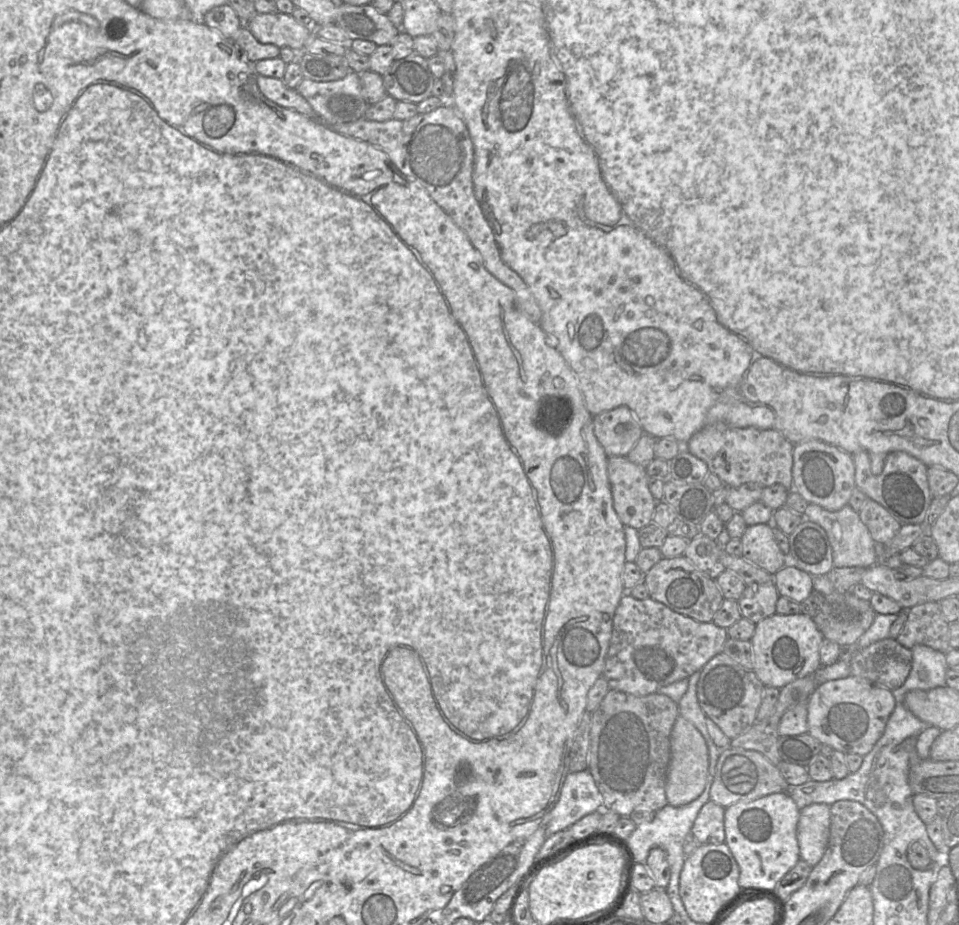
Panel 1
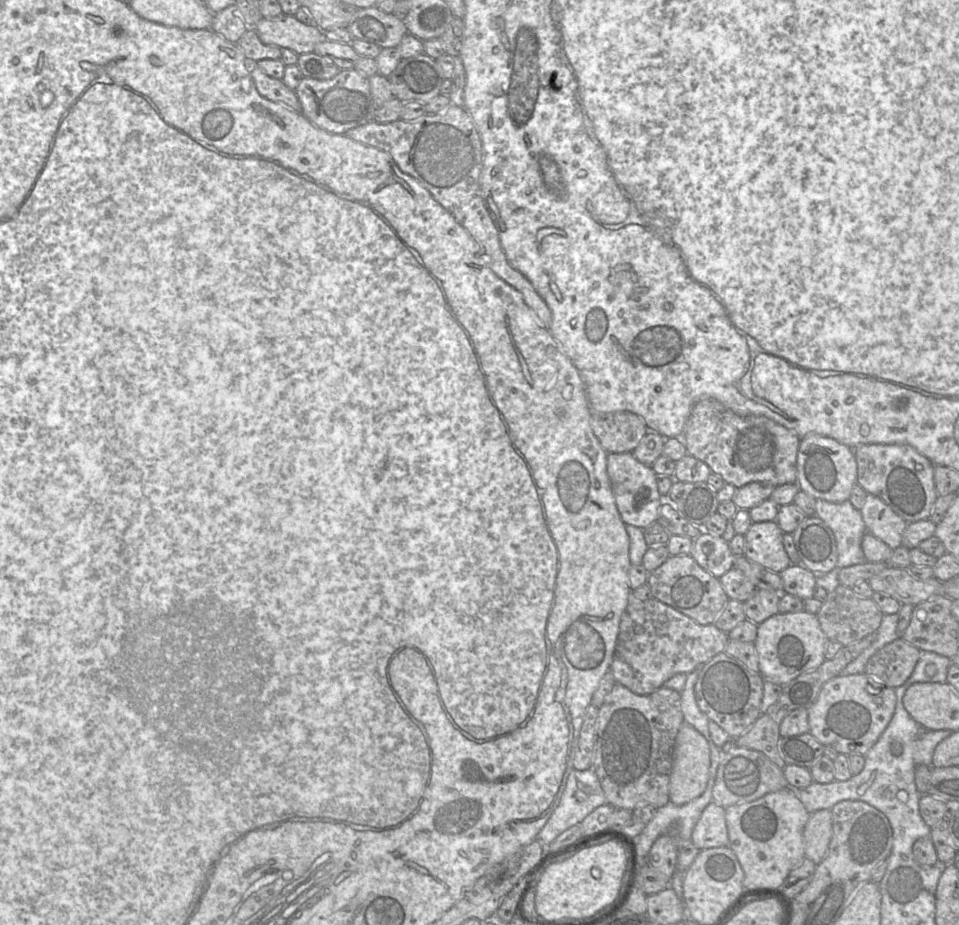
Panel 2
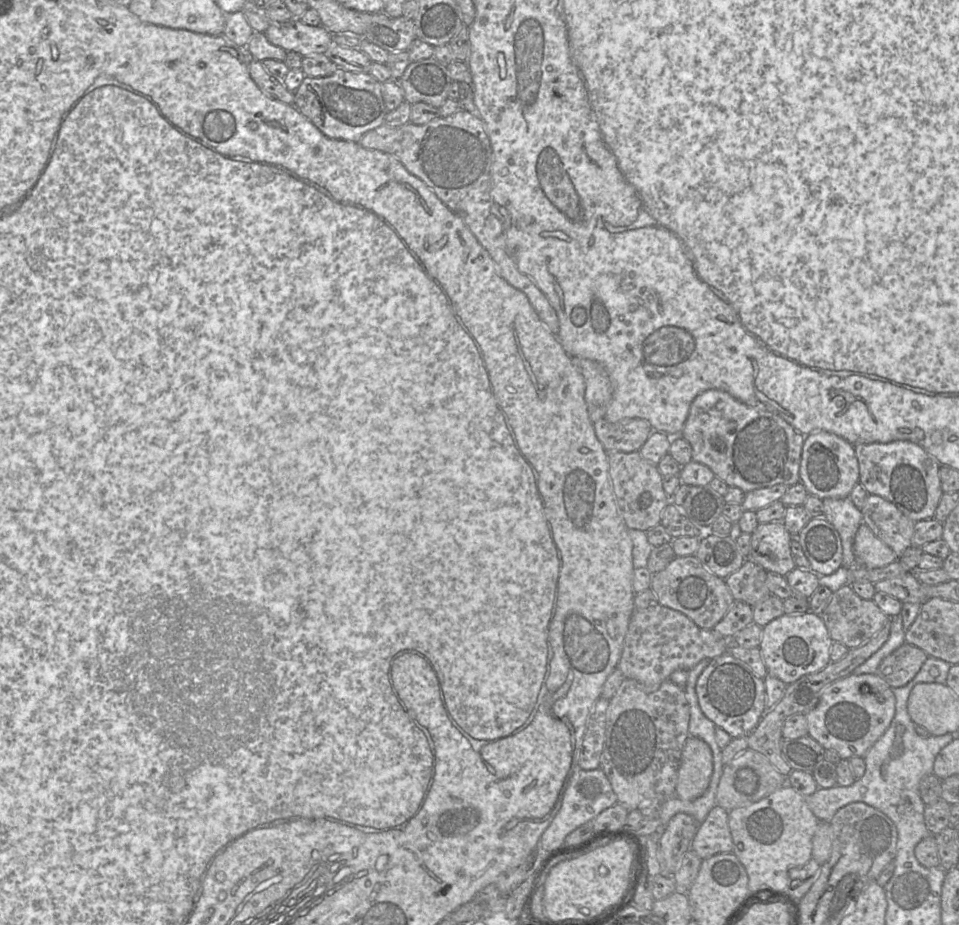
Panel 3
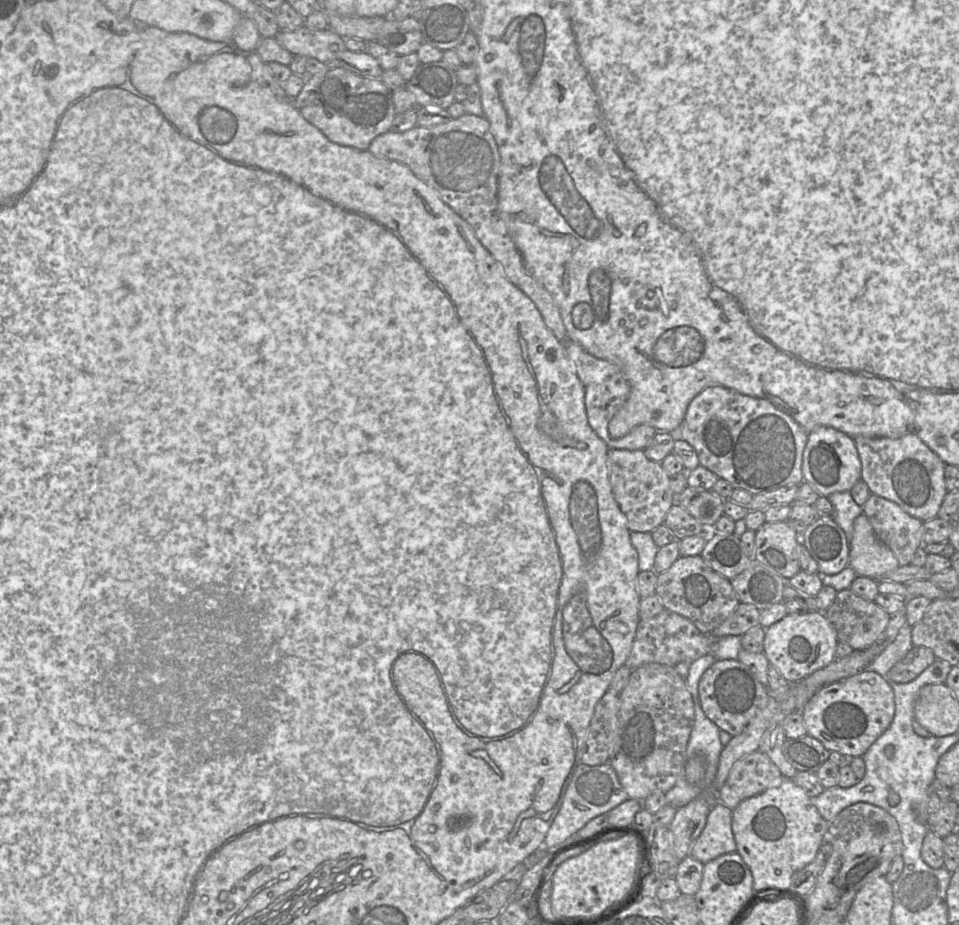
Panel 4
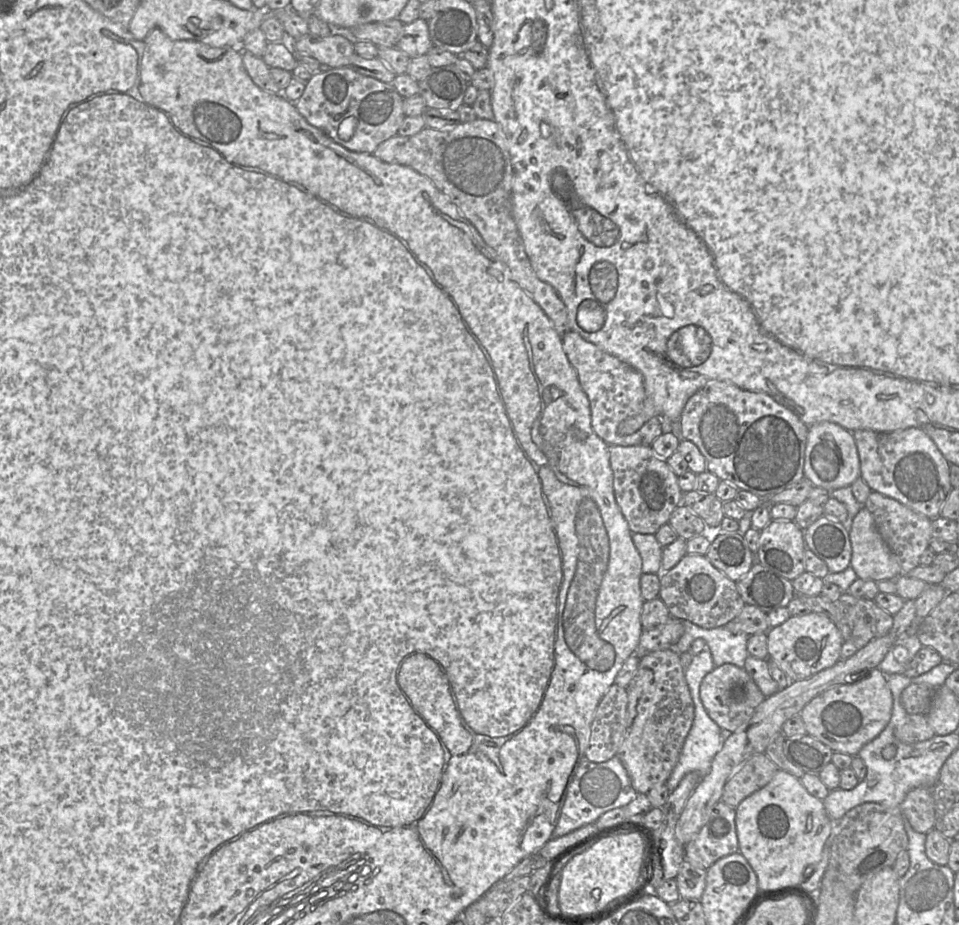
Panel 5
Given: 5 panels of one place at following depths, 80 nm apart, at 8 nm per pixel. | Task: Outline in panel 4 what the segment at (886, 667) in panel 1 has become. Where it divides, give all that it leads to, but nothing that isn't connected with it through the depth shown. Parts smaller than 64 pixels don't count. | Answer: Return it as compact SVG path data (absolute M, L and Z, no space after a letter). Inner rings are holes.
M914 646L902 660L890 669L886 678L890 683L911 682L935 660L936 657L931 649Z

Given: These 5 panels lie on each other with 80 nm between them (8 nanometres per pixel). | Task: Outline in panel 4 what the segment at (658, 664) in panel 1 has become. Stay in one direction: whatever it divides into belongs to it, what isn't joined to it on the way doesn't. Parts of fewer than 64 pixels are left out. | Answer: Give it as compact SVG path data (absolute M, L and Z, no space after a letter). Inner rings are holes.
M663 609L650 619L640 619L631 652L624 665L635 670L649 663L675 666L682 661L693 662L712 653L712 639L711 635L701 633L689 619Z

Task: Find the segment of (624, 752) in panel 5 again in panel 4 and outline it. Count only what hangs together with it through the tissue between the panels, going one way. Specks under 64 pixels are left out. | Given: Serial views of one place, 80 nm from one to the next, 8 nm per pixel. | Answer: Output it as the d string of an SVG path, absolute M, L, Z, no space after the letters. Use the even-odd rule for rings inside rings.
M649 663L632 670L625 688L619 694L617 729L608 761L629 799L643 801L653 791L666 793L684 776L686 747L693 725L692 695L675 666Z

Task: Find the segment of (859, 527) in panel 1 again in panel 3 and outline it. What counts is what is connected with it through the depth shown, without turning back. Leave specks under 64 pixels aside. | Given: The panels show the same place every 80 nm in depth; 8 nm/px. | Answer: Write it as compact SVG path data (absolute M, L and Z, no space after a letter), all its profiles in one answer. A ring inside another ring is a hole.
M825 498L823 500L824 517L838 531L843 549L842 567L855 567L853 544L856 532L863 522L862 512L851 498Z

